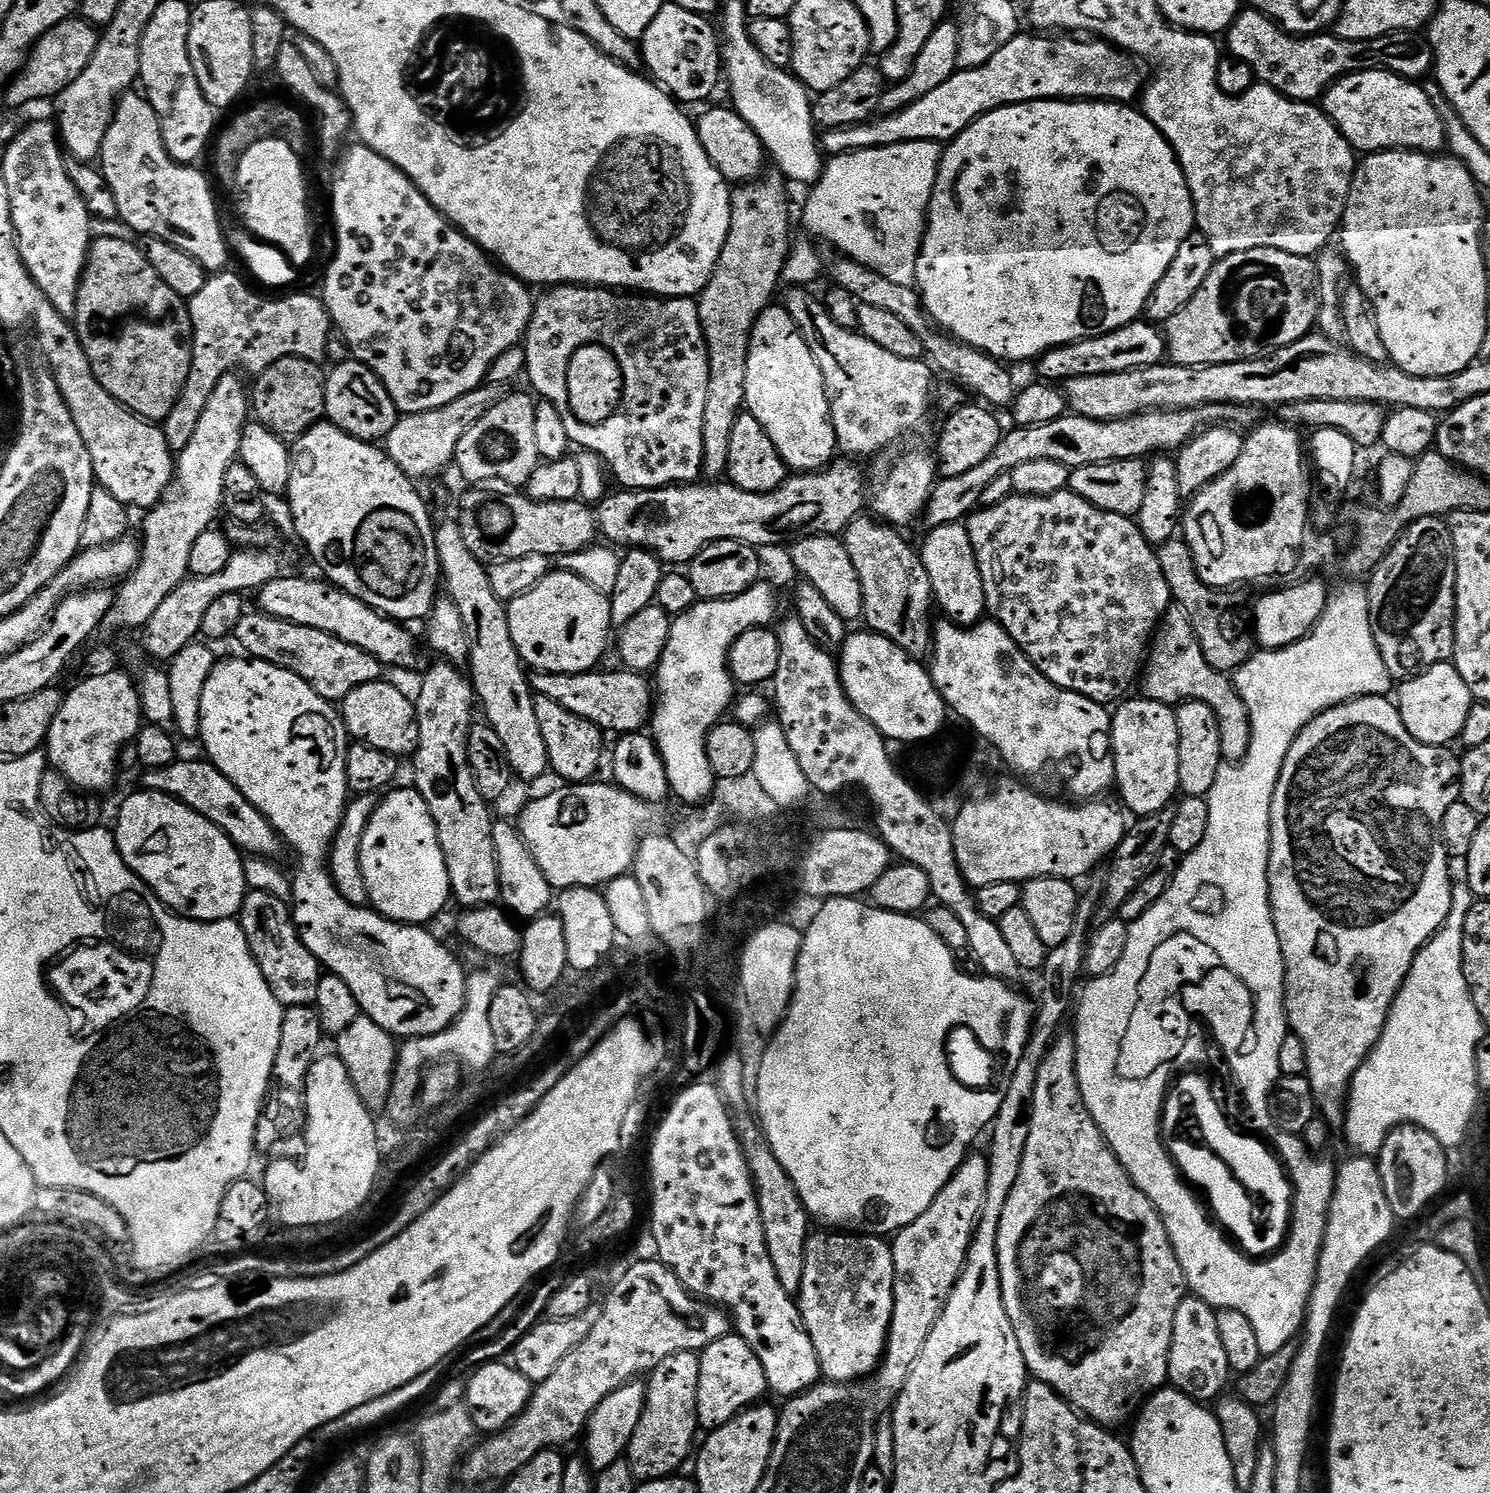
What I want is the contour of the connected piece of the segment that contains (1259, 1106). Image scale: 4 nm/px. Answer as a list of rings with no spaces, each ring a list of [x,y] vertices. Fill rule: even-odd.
[[[1344,582],[1337,592],[1328,597],[1328,607],[1320,616],[1320,621],[1311,633],[1291,644],[1289,648],[1275,650],[1260,650],[1253,655],[1241,668],[1234,673],[1234,683],[1237,692],[1246,702],[1246,710],[1252,723],[1250,750],[1246,758],[1238,766],[1225,767],[1218,774],[1216,786],[1207,794],[1210,806],[1210,826],[1208,836],[1202,838],[1202,846],[1190,855],[1183,857],[1180,867],[1171,877],[1168,888],[1149,906],[1136,921],[1128,924],[1126,938],[1126,954],[1122,954],[1122,962],[1114,966],[1112,972],[1105,976],[1089,979],[1084,993],[1080,996],[1080,1009],[1076,1012],[1076,1048],[1074,1059],[1076,1073],[1080,1083],[1080,1093],[1084,1105],[1090,1110],[1092,1120],[1102,1130],[1106,1142],[1111,1146],[1113,1154],[1120,1160],[1126,1171],[1136,1168],[1142,1158],[1154,1158],[1160,1150],[1158,1138],[1164,1134],[1164,1120],[1168,1118],[1168,1140],[1196,1140],[1200,1136],[1200,1144],[1168,1144],[1172,1148],[1172,1160],[1164,1164],[1168,1172],[1182,1168],[1184,1172],[1172,1172],[1172,1176],[1160,1176],[1160,1180],[1152,1180],[1152,1184],[1144,1184],[1148,1192],[1152,1192],[1152,1205],[1160,1211],[1160,1217],[1168,1231],[1170,1242],[1174,1246],[1174,1254],[1184,1271],[1184,1283],[1190,1289],[1191,1295],[1197,1296],[1214,1309],[1238,1310],[1238,1314],[1246,1314],[1250,1322],[1258,1326],[1258,1342],[1263,1355],[1274,1354],[1293,1339],[1292,1335],[1301,1331],[1304,1317],[1308,1311],[1308,1299],[1312,1296],[1312,1284],[1316,1280],[1316,1263],[1320,1261],[1320,1247],[1324,1244],[1324,1231],[1328,1225],[1328,1208],[1332,1204],[1332,1192],[1336,1189],[1335,1171],[1324,1172],[1324,1164],[1315,1160],[1313,1153],[1300,1136],[1292,1136],[1282,1131],[1268,1115],[1268,1096],[1282,1075],[1280,1055],[1284,1052],[1284,1039],[1290,1036],[1288,1016],[1284,1012],[1284,959],[1278,942],[1278,930],[1272,917],[1272,898],[1268,886],[1268,855],[1272,852],[1272,812],[1276,799],[1276,783],[1280,777],[1280,768],[1284,764],[1290,746],[1295,742],[1303,728],[1315,716],[1322,714],[1327,708],[1345,704],[1348,700],[1357,700],[1359,696],[1388,696],[1393,691],[1394,681],[1386,670],[1386,662],[1382,662],[1382,654],[1374,642],[1374,634],[1370,626],[1370,610],[1368,609],[1368,590],[1360,582]],[[1187,1086],[1195,1091],[1196,1118],[1189,1119],[1182,1114],[1179,1103],[1175,1101],[1178,1093]],[[1264,1324],[1277,1324],[1280,1329],[1271,1332]]]

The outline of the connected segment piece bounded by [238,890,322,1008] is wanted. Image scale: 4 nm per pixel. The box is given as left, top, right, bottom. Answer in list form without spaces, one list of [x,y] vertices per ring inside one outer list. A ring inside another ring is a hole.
[[[249,891],[245,895],[238,923],[243,926],[251,952],[271,993],[278,998],[280,1004],[289,1008],[313,1005],[317,998],[322,965],[310,954],[297,934],[289,905],[266,891]]]

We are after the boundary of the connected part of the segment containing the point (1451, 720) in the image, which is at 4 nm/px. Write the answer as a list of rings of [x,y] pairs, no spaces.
[[[1435,664],[1420,676],[1407,677],[1399,688],[1395,693],[1394,703],[1400,710],[1406,730],[1410,730],[1410,734],[1418,738],[1418,742],[1448,746],[1459,741],[1462,726],[1466,726],[1466,714],[1470,714],[1474,701],[1455,664]]]

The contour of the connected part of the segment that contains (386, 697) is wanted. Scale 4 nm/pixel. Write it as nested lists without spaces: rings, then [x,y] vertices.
[[[383,679],[373,684],[358,686],[342,701],[344,725],[353,741],[374,746],[374,750],[386,750],[392,756],[411,757],[418,746],[418,718],[416,705],[411,695],[407,696],[400,688],[384,684]]]

